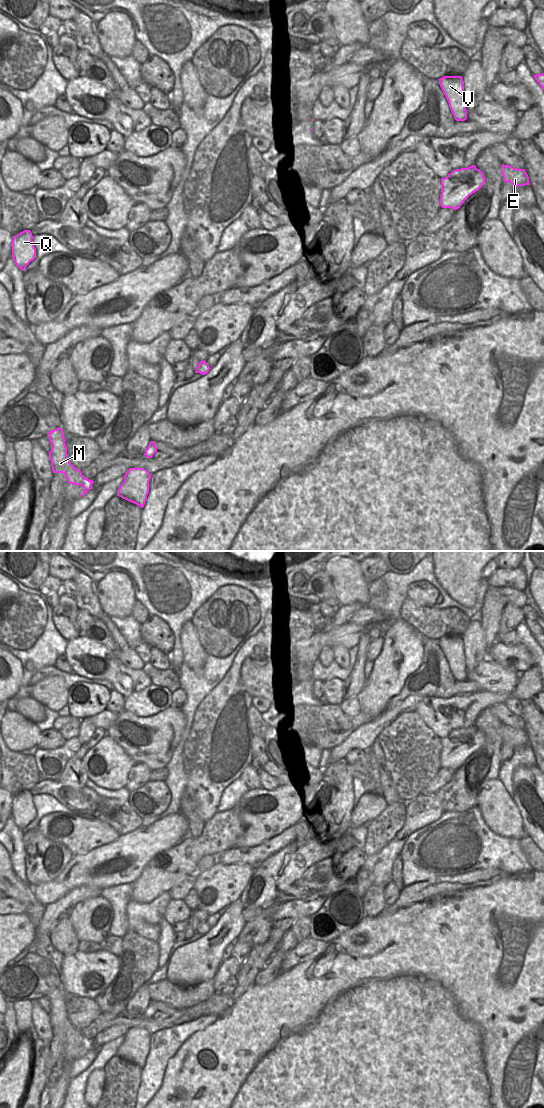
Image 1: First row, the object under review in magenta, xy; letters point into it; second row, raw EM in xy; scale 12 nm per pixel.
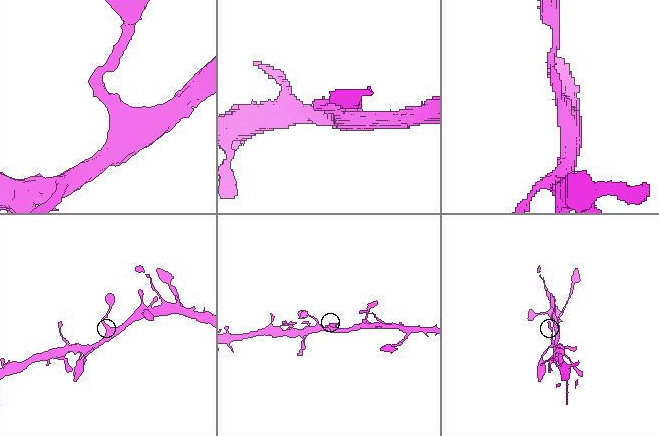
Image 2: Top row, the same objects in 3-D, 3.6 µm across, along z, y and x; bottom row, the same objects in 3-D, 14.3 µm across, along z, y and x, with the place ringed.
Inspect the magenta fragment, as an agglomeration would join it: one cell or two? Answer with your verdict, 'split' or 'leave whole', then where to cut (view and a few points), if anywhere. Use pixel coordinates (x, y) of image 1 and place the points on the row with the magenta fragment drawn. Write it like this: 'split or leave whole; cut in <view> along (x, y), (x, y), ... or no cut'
leave whole; no cut

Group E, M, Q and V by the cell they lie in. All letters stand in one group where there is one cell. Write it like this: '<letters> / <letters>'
E M Q V

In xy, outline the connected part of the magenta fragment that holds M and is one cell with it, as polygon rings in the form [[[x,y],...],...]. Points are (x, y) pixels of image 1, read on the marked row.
[[[57,428],[47,434],[51,443],[49,459],[53,473],[64,473],[69,484],[81,485],[84,488],[82,496],[91,489],[93,480],[85,478],[80,469],[76,469],[69,461],[67,447],[62,428]]]

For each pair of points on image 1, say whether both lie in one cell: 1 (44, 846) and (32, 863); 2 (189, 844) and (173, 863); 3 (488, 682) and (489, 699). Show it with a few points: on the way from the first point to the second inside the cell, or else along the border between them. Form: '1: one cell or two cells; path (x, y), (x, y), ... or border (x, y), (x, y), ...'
1: one cell; path (38, 847), (36, 848), (36, 857)
2: one cell; path (187, 849), (178, 858)
3: two cells; border (512, 690), (509, 692), (482, 691)

